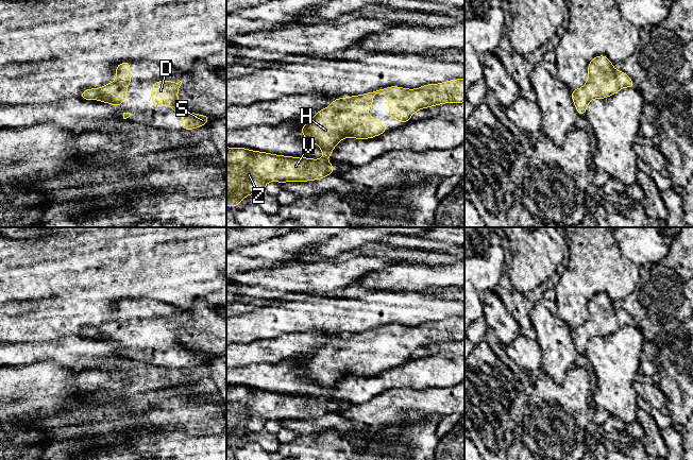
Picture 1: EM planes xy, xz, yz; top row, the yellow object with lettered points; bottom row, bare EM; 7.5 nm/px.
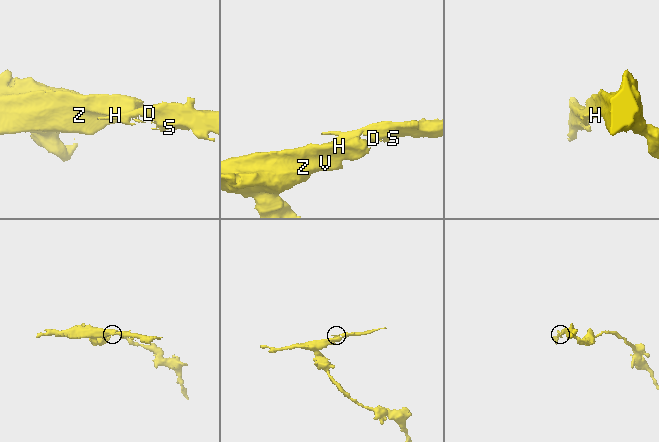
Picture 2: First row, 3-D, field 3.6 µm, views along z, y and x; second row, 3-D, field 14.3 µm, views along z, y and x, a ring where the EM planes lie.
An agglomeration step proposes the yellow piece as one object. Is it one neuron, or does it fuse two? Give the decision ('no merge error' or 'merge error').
no merge error

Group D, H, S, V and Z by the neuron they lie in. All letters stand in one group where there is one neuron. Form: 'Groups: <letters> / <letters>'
Groups: D H S V Z

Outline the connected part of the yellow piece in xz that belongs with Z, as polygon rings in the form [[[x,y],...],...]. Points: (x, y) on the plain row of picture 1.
[[[464,317],[427,322],[416,327],[390,324],[359,334],[337,336],[331,340],[329,344],[319,348],[312,357],[301,365],[304,376],[312,379],[322,388],[323,395],[320,397],[275,393],[246,386],[226,385],[226,444],[236,445],[249,432],[263,431],[266,422],[269,420],[307,420],[334,412],[333,403],[326,396],[332,393],[333,387],[342,377],[346,375],[369,377],[387,370],[387,363],[375,355],[366,352],[372,345],[372,338],[376,331],[388,335],[390,356],[400,358],[405,362],[419,347],[444,341],[464,340]]]

